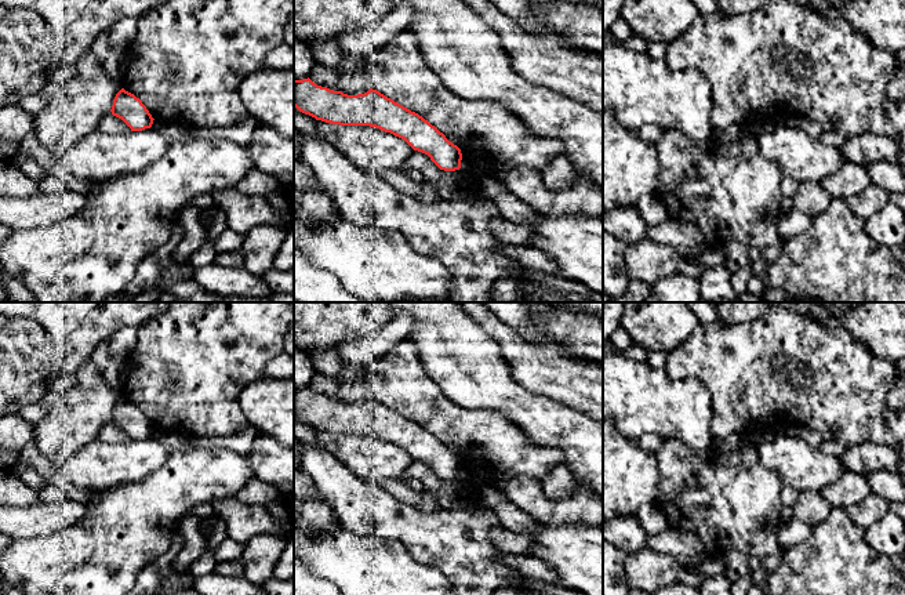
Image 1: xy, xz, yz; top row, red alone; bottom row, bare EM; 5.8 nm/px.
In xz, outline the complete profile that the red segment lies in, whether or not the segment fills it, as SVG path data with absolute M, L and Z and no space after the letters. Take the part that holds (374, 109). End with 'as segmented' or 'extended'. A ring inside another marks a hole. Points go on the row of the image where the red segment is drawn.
M309 77L294 80L294 106L316 120L339 126L370 126L404 139L444 171L461 168L461 149L428 120L377 90L348 95L317 86Z; as segmented

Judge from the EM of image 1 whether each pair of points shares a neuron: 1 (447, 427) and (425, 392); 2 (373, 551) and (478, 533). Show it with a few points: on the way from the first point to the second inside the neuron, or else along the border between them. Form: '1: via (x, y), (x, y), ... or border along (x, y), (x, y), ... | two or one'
1: via (442, 418), (425, 401) | one
2: border along (371, 537), (395, 539), (417, 561), (429, 565) | two

